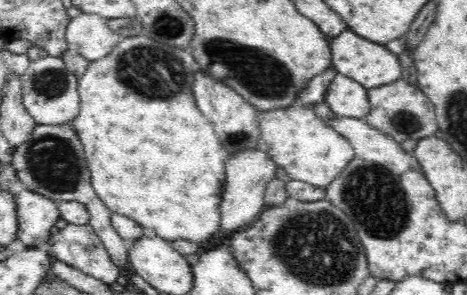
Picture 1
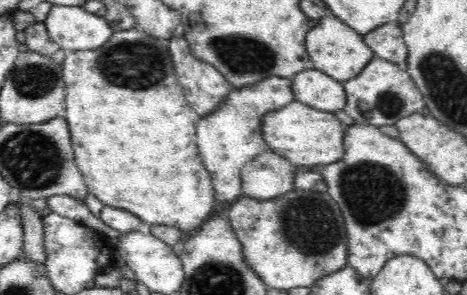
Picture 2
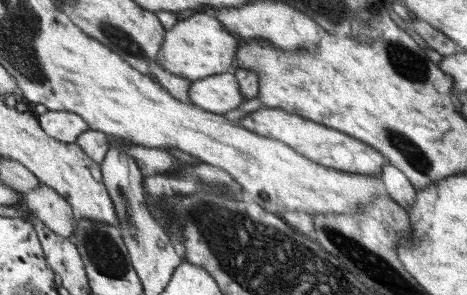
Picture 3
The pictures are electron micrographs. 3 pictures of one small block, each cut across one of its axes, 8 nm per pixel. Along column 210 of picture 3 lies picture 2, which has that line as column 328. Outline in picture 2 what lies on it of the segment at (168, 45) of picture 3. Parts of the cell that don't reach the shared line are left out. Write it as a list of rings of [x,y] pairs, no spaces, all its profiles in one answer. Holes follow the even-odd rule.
[[[328,14],[320,22],[314,22],[312,30],[306,34],[304,48],[308,50],[308,60],[312,62],[312,68],[318,72],[324,72],[330,76],[330,80],[336,80],[340,84],[356,78],[362,74],[366,64],[376,56],[364,42],[364,36],[358,36],[352,28],[342,24],[336,16]]]

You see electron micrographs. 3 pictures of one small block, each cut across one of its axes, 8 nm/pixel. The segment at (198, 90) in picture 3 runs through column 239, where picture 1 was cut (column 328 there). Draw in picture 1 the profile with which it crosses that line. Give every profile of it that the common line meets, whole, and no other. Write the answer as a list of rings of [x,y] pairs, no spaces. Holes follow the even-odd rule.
[[[338,76],[336,82],[332,84],[330,92],[326,94],[324,102],[330,106],[330,110],[338,118],[354,118],[362,120],[370,112],[370,102],[368,102],[368,90],[362,84],[356,84],[354,80],[346,76]]]

